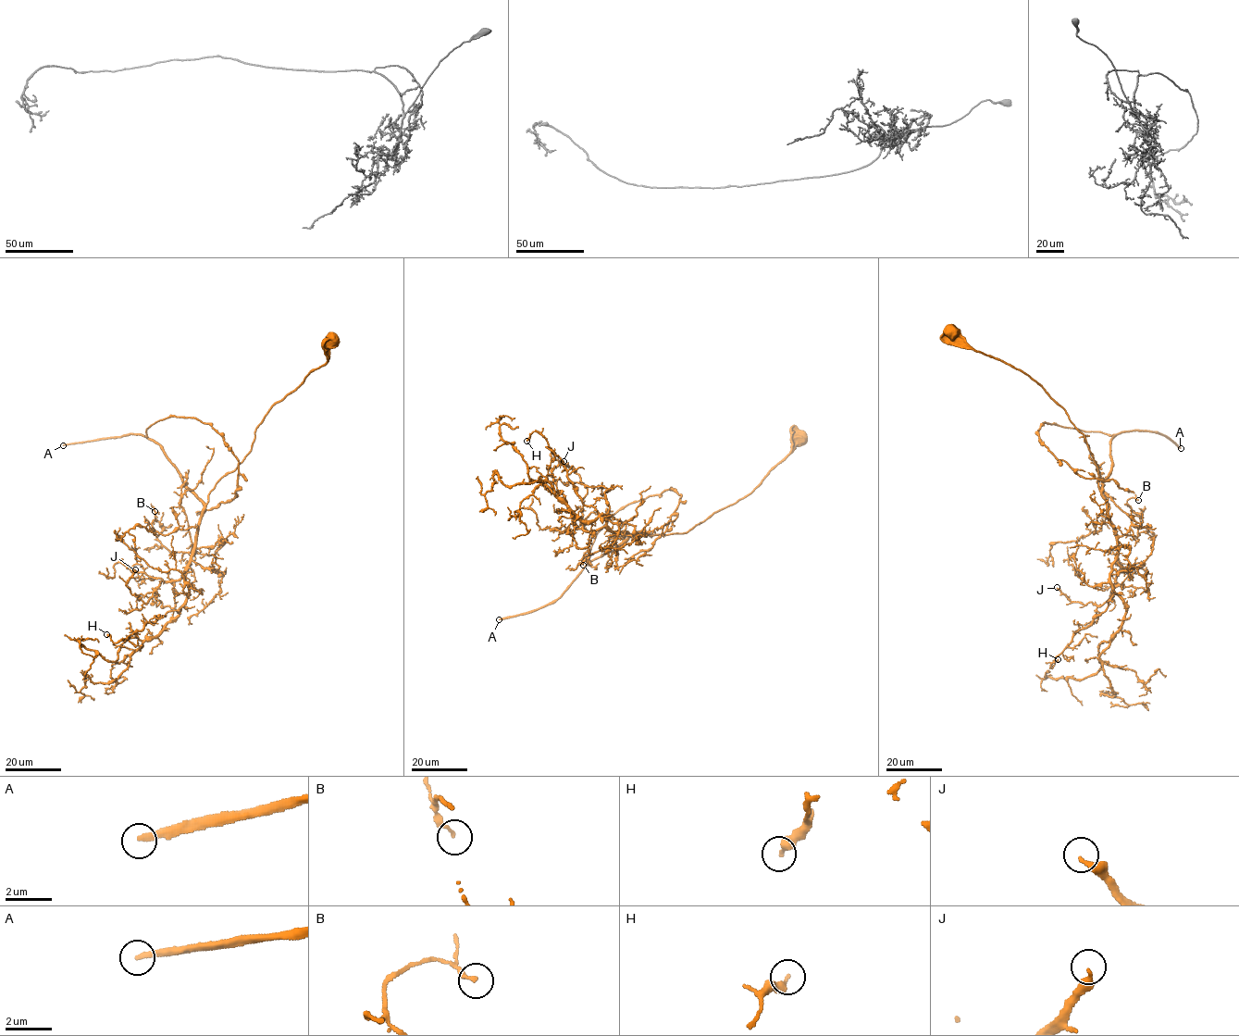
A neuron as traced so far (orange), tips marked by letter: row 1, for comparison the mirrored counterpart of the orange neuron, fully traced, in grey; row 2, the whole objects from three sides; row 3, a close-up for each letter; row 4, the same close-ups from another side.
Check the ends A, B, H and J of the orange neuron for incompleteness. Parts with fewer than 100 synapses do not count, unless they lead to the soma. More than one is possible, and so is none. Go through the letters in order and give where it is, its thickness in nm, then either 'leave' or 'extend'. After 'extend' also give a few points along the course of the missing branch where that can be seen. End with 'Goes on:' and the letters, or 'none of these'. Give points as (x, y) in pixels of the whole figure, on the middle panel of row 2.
A: place (499, 619); calibre 280 nm; extend
B: place (583, 565); calibre 150 nm; leave
H: place (526, 441); calibre 320 nm; leave
J: place (563, 461); calibre 260 nm; leave
Goes on: A

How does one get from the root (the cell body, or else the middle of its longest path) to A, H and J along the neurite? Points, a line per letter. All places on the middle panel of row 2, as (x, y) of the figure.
A: (799, 439), (751, 493), (686, 532), (651, 536), (639, 531), (615, 552), (588, 561), (556, 599), (499, 619)
H: (799, 439), (749, 493), (686, 532), (651, 536), (613, 530), (542, 435), (526, 441)
J: (799, 439), (749, 493), (681, 533), (651, 536), (603, 527), (586, 531), (553, 480), (551, 469), (563, 461)

